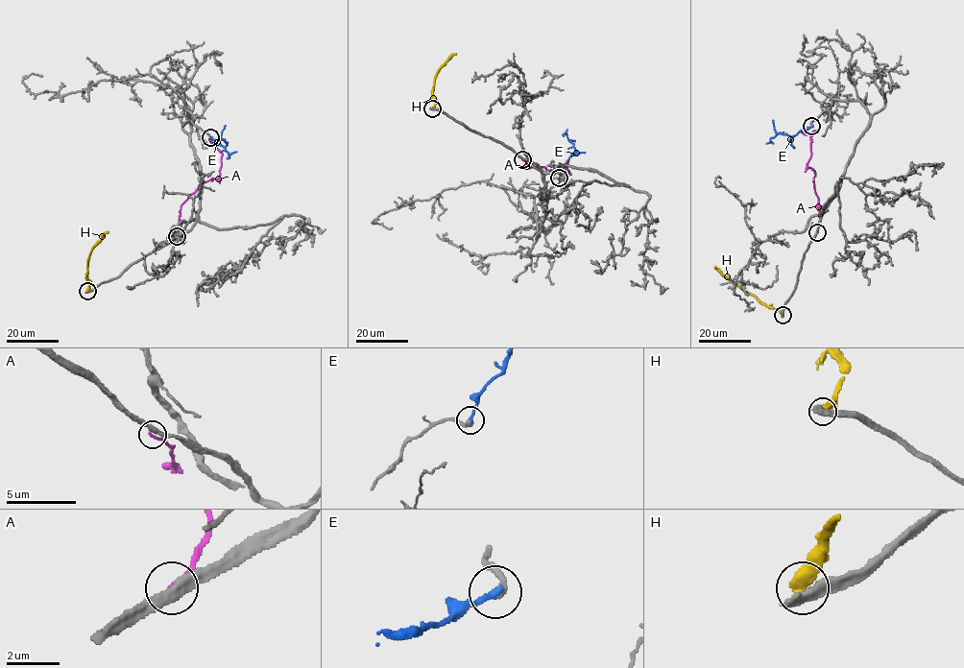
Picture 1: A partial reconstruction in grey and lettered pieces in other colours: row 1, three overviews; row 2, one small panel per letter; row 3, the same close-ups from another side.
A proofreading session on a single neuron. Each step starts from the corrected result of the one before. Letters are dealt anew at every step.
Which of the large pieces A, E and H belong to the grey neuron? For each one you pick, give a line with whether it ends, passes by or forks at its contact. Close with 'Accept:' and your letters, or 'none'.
E: it ends
Accept: E

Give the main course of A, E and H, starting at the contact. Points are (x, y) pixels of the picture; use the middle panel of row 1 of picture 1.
A: (522, 159), (527, 168), (542, 167), (552, 170), (566, 164), (570, 173), (564, 174), (557, 184)
E: (559, 178), (575, 153), (565, 133), (567, 129)
H: (431, 108), (436, 103), (432, 94), (434, 76), (448, 58), (456, 54)

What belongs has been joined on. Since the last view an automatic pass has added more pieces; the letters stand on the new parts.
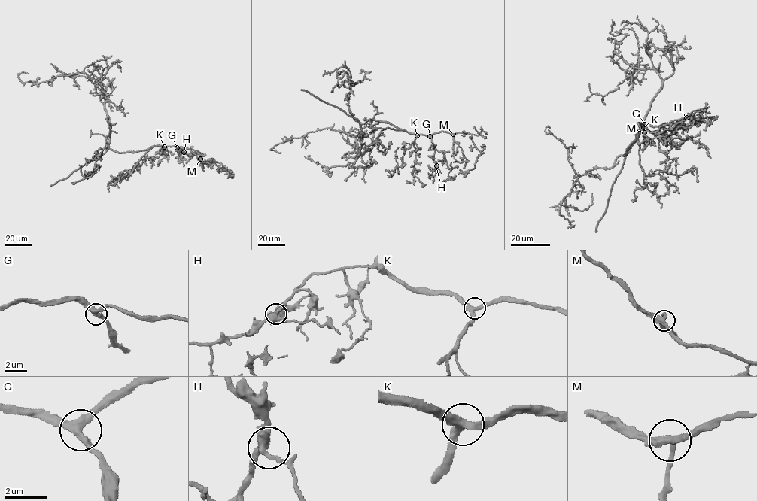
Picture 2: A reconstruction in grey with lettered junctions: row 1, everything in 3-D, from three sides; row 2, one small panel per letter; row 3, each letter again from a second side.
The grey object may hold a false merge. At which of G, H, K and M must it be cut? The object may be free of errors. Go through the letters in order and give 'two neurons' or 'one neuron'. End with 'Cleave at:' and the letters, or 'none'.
G: one neuron
H: one neuron
K: one neuron
M: one neuron
Cleave at: none

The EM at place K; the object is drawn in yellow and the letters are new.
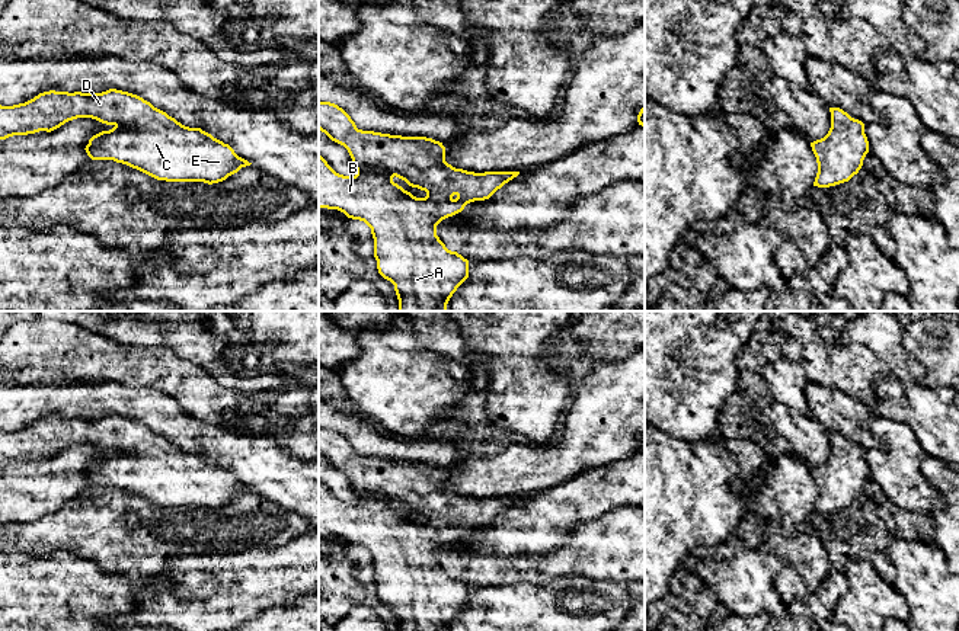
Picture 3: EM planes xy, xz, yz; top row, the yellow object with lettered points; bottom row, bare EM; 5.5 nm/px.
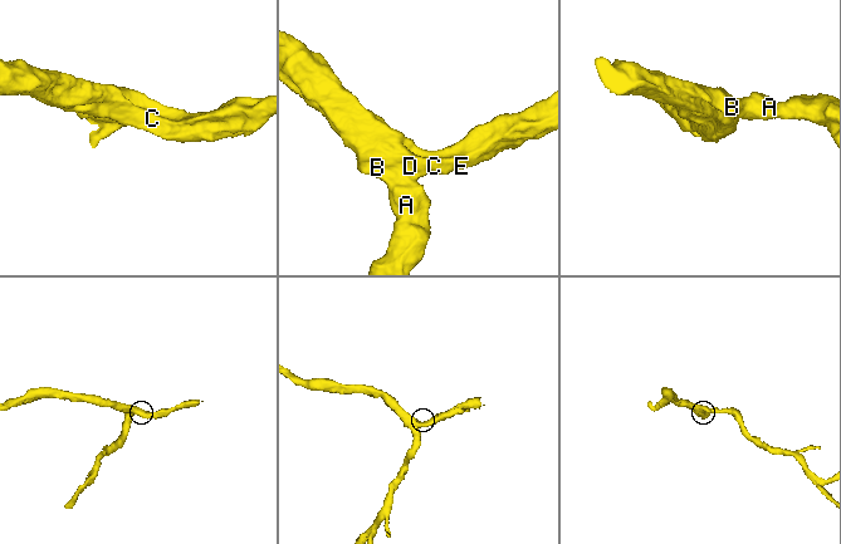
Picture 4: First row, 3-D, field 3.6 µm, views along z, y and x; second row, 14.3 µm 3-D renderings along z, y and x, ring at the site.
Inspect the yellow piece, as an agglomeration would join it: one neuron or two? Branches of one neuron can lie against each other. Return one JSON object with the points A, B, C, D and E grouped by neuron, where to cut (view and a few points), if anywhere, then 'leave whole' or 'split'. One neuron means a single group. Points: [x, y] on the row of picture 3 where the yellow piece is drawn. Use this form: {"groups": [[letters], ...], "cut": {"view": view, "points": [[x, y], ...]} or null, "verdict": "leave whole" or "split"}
{"groups": [["A", "B", "C", "D", "E"]], "cut": null, "verdict": "leave whole"}

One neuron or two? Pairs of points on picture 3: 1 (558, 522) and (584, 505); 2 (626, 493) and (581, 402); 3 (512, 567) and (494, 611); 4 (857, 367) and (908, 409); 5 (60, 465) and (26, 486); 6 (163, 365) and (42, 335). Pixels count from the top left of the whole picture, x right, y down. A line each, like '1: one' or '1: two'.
1: one
2: two
3: two
4: two
5: one
6: one

